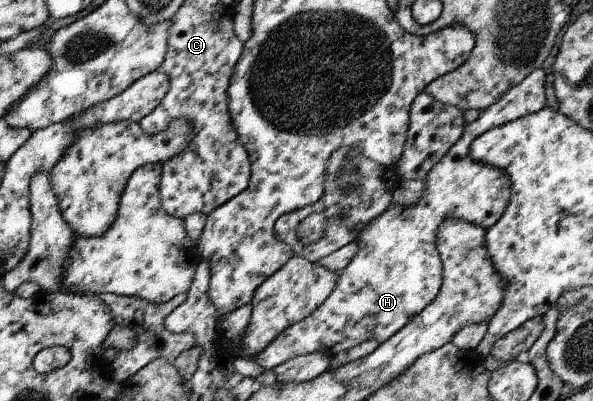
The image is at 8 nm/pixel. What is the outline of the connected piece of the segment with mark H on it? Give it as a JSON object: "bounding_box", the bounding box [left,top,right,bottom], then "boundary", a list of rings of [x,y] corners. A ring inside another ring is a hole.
{"bounding_box":[255,69,545,369],"boundary":[[[535,69],[526,80],[507,91],[491,108],[481,112],[479,118],[464,126],[463,136],[449,149],[441,162],[438,162],[423,181],[427,190],[419,202],[410,207],[391,206],[381,216],[366,225],[354,239],[358,242],[358,251],[352,262],[340,272],[338,286],[325,303],[313,315],[287,327],[265,351],[258,353],[255,359],[261,366],[272,369],[286,360],[307,353],[324,352],[330,357],[340,352],[349,351],[366,341],[374,340],[380,345],[401,331],[419,312],[425,310],[442,288],[445,280],[445,264],[439,252],[439,228],[449,219],[459,219],[468,223],[493,227],[507,212],[512,199],[510,176],[497,165],[476,161],[471,154],[475,139],[483,136],[491,128],[510,123],[518,118],[539,112],[545,106],[545,70]]]}

